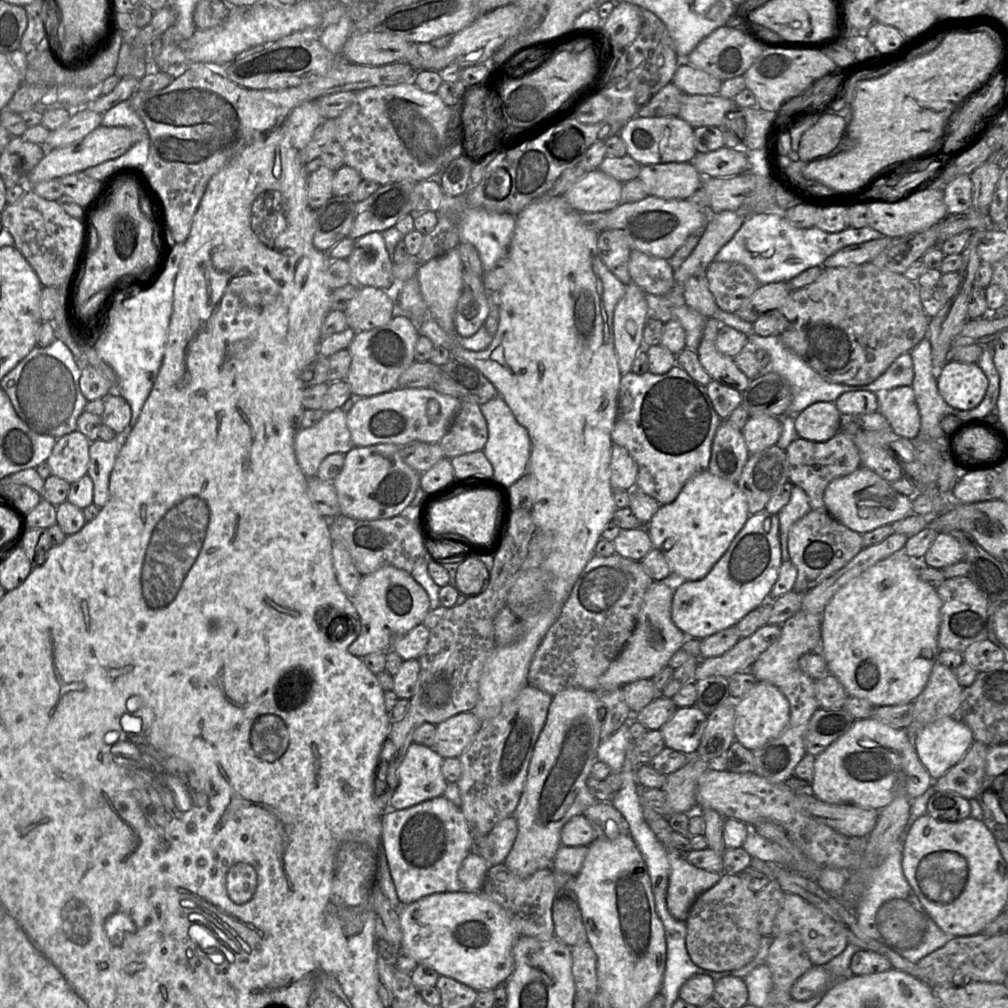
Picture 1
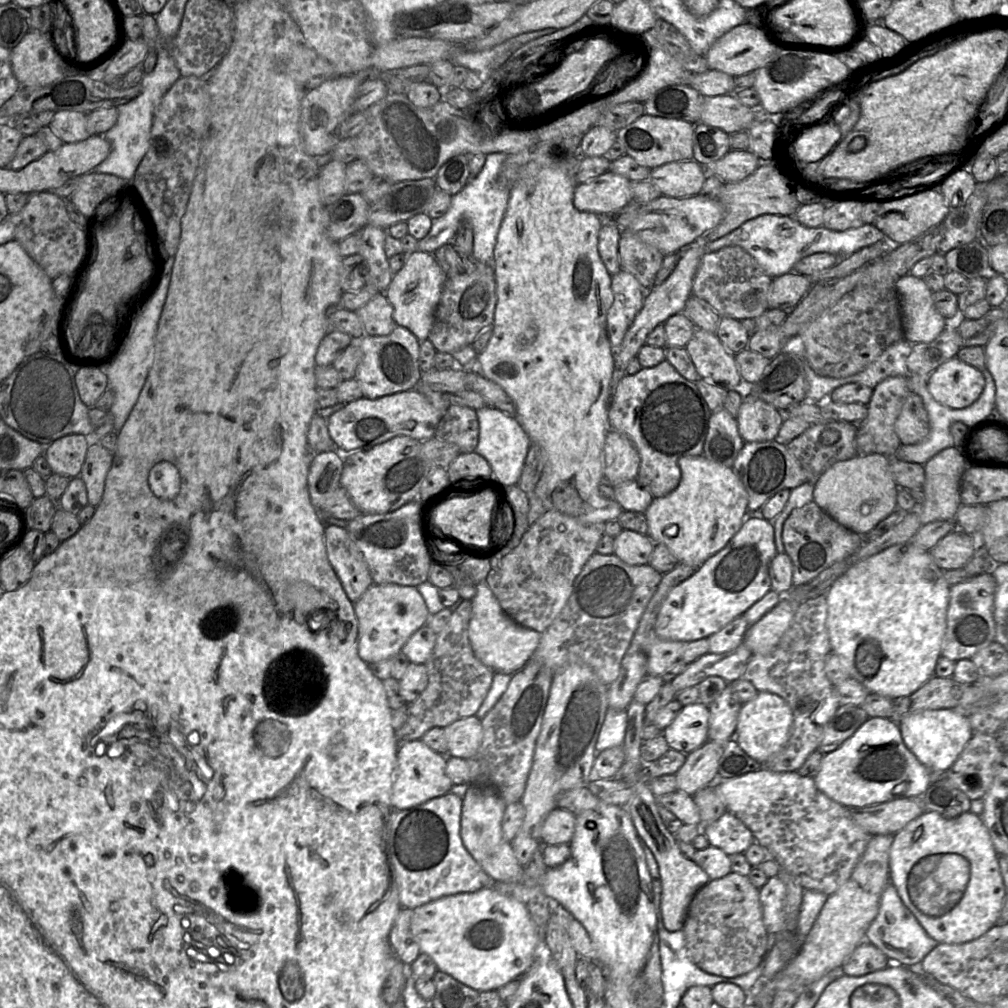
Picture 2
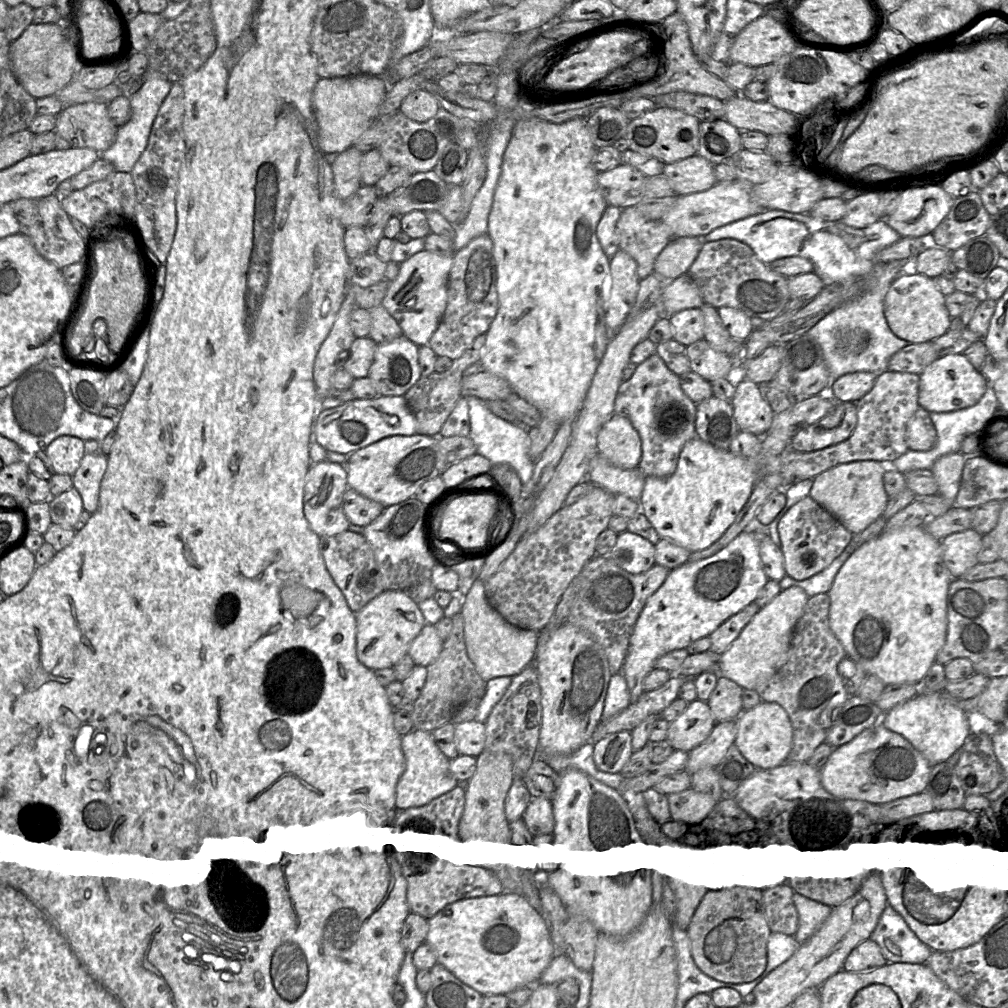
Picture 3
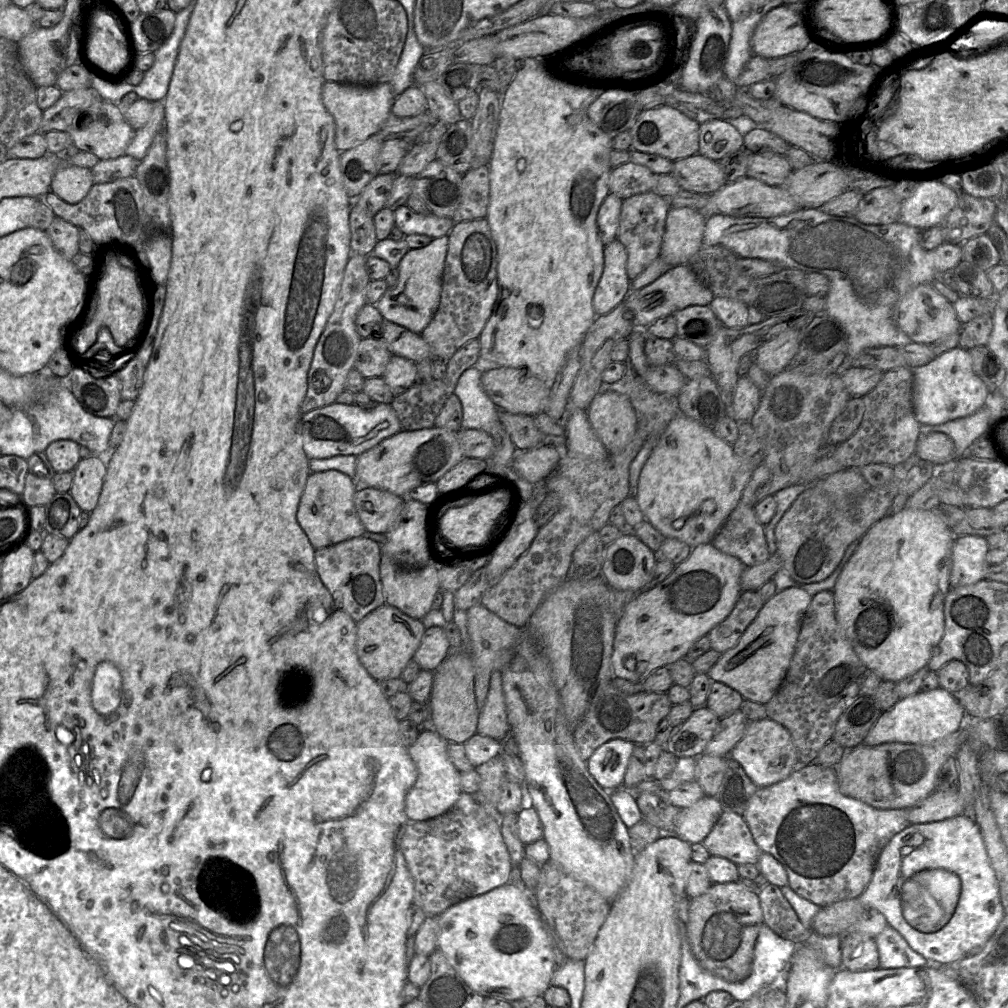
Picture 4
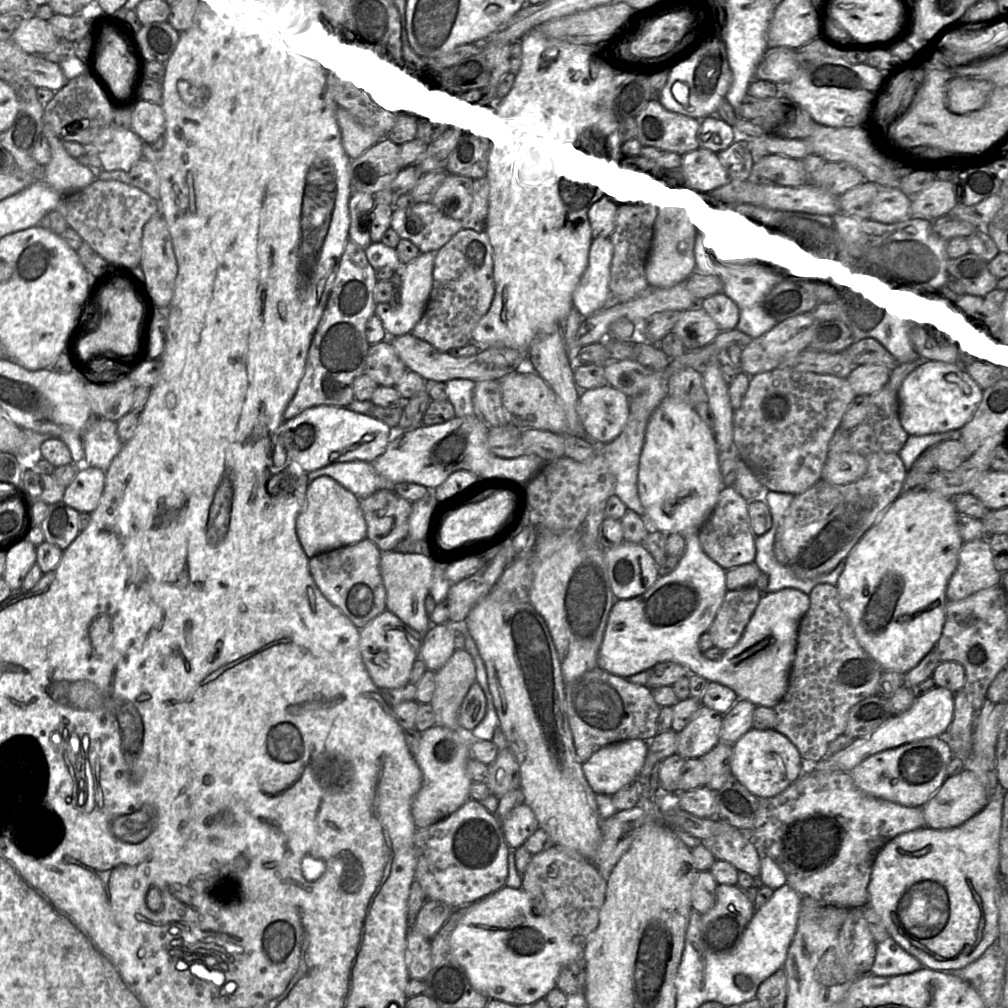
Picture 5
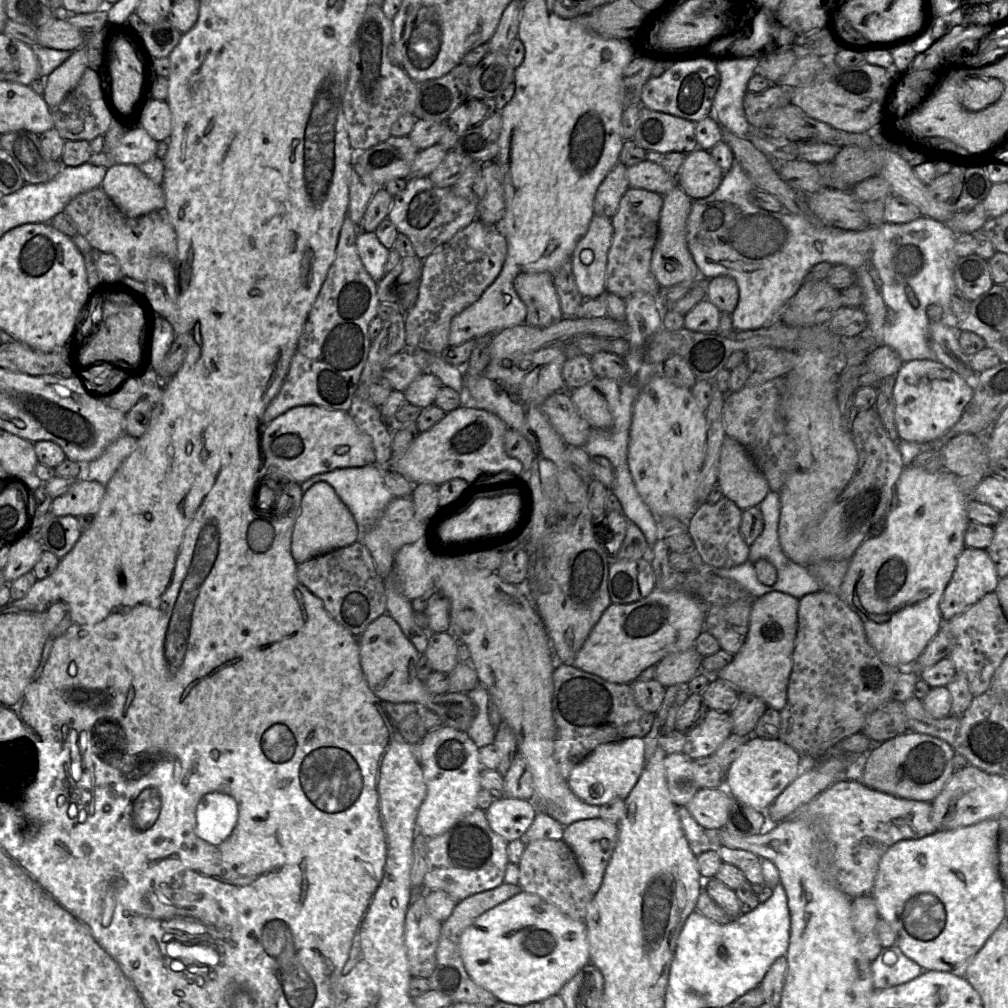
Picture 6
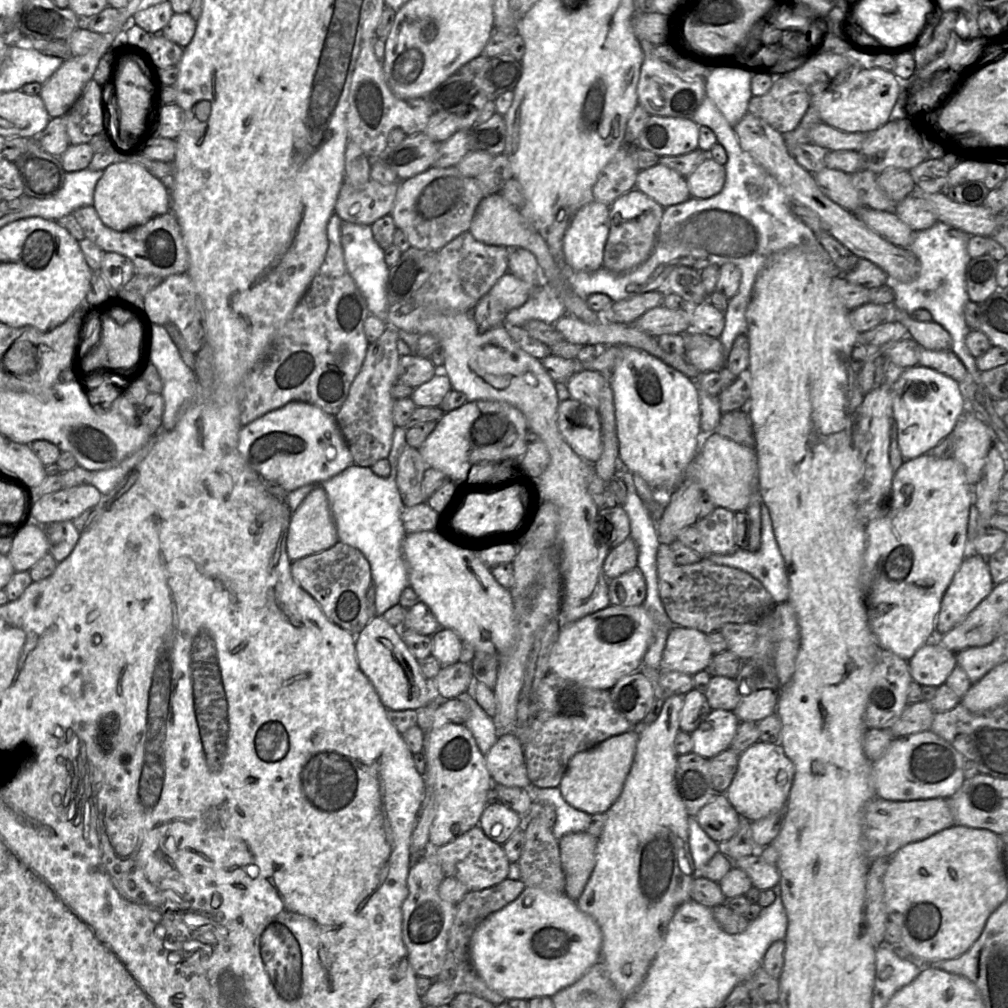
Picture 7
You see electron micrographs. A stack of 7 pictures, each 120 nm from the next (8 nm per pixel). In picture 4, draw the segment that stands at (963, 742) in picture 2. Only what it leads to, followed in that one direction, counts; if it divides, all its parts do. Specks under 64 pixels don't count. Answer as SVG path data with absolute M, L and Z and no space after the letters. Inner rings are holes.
M936 688L929 692L921 692L898 701L891 709L883 711L876 723L863 740L867 746L883 743L930 744L949 736L963 727L966 713L954 695Z

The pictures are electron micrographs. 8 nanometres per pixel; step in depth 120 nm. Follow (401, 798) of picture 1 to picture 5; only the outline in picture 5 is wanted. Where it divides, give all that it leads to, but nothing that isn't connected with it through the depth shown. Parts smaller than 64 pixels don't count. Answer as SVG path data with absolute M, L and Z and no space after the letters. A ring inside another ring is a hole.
M434 725L421 733L414 759L422 772L422 784L411 806L412 817L418 829L446 818L470 799L470 785L473 781L466 769L471 757L470 743L471 738L465 732L440 725Z

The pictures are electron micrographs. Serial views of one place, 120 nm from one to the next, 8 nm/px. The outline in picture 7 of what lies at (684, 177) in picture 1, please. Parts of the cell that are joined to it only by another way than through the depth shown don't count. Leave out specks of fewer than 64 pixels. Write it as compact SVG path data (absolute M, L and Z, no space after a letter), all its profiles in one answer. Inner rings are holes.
M708 154L693 172L686 177L691 197L707 199L717 195L726 179L725 167Z

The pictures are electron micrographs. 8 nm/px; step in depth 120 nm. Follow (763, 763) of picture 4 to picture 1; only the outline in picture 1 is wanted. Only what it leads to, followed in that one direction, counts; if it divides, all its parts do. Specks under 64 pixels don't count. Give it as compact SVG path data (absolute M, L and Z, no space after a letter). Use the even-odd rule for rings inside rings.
M758 682L753 689L735 701L735 739L745 748L754 751L779 737L790 719L790 705L785 695L769 682Z

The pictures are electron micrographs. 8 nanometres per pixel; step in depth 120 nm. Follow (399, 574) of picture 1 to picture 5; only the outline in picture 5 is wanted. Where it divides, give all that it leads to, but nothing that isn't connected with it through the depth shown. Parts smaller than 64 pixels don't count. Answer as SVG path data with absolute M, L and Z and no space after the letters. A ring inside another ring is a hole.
M389 610L372 619L359 630L360 652L363 664L379 689L397 689L410 683L410 673L419 658L424 635L405 624Z

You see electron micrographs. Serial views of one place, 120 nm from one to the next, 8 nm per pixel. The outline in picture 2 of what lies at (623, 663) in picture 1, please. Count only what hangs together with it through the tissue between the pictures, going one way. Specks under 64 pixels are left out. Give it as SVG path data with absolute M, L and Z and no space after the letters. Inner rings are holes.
M656 638L648 652L648 675L661 676L665 673L675 662L681 659L686 643L688 642Z

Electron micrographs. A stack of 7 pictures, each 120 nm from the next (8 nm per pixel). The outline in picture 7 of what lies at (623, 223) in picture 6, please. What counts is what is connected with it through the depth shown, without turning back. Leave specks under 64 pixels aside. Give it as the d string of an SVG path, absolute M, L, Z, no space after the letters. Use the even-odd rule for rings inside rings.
M636 188L618 197L610 205L603 267L614 273L624 273L644 263L654 247L663 211L660 204Z

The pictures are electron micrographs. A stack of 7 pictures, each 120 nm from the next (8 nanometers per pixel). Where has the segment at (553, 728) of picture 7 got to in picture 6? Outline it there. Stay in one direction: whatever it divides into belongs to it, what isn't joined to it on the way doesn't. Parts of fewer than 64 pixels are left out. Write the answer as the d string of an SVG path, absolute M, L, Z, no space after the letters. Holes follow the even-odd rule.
M557 662L552 678L552 714L556 727L554 758L564 779L567 779L571 770L599 745L629 737L643 738L650 731L656 714L644 711L636 704L630 683L612 683L572 664L561 662Z

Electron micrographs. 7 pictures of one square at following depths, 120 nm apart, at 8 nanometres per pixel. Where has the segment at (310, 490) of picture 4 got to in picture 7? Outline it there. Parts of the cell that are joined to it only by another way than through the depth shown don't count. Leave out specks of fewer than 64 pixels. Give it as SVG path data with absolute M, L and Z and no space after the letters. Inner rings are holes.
M315 487L293 512L286 541L291 561L321 552L338 540L326 491Z

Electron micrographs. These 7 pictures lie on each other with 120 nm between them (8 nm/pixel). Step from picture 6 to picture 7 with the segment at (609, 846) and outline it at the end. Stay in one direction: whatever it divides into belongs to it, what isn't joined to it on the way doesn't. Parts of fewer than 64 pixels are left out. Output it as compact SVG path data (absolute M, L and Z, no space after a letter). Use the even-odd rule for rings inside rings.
M586 831L568 833L559 840L565 875L565 893L574 901L581 896L595 867L598 838Z

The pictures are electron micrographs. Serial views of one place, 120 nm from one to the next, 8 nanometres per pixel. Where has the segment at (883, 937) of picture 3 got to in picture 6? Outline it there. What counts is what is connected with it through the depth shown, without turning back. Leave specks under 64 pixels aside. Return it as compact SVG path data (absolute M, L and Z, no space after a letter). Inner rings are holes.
M896 944L882 947L878 957L871 962L871 970L875 989L906 983L923 972L923 969L908 958Z

